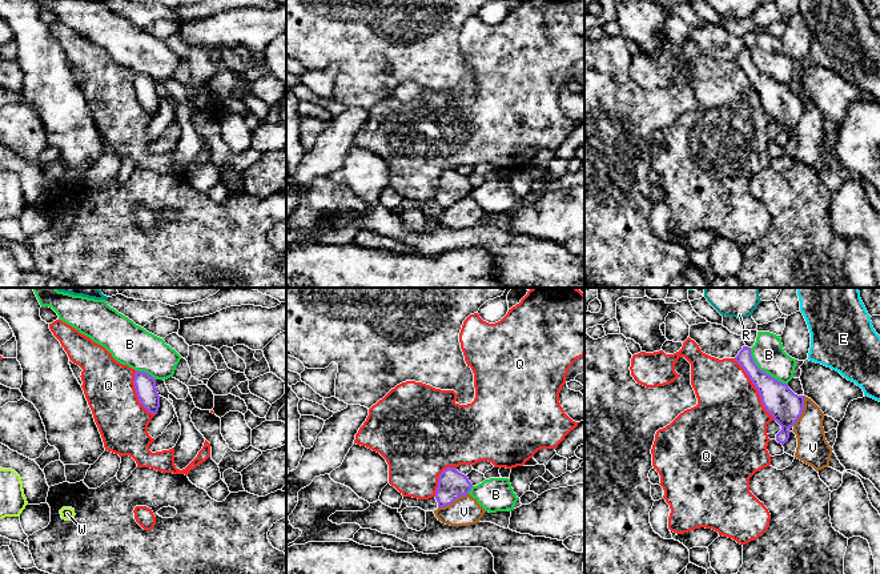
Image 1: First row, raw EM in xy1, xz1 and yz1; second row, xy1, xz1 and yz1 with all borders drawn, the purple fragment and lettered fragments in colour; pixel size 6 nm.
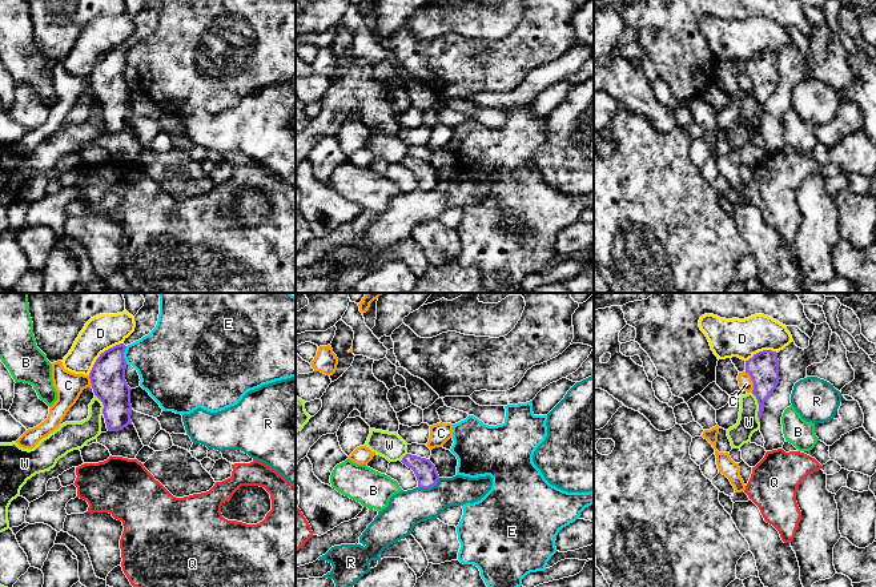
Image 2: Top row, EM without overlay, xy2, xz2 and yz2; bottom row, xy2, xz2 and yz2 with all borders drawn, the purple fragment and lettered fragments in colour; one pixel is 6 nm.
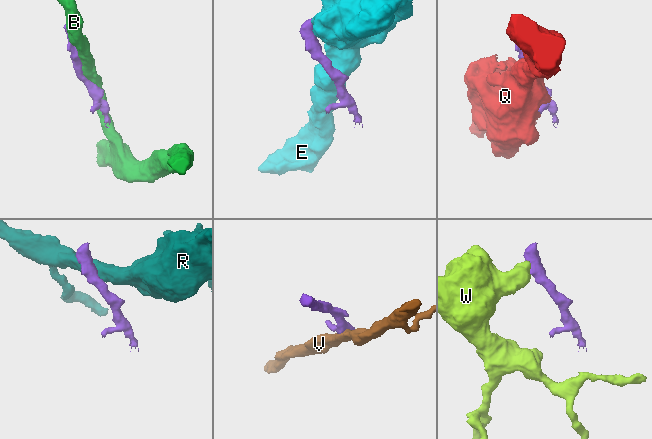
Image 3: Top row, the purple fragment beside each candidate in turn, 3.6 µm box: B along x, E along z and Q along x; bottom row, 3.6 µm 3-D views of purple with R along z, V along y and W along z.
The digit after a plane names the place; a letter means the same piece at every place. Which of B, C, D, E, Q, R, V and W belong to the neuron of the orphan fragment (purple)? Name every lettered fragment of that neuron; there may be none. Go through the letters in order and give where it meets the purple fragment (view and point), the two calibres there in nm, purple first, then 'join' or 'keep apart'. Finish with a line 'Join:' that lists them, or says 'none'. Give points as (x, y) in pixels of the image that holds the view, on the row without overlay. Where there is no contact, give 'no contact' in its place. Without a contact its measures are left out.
B: contact yz1 (762, 72); calibres 190 and 190 nm; keep apart
C: contact yz2 (752, 83); calibres 190 and 90 nm; keep apart
D: contact xy2 (100, 56); calibres 200 and 220 nm; keep apart
E: contact xy2 (123, 57); calibres 200 and 360 nm; keep apart
Q: contact yz1 (756, 89); calibres 200 and 440 nm; keep apart
R: contact xz2 (429, 189); calibres 130 and 220 nm; keep apart
V: contact xz1 (453, 203); calibres 170 and 170 nm; keep apart
W: contact yz2 (759, 109); calibres 190 and 130 nm; keep apart
Join: none

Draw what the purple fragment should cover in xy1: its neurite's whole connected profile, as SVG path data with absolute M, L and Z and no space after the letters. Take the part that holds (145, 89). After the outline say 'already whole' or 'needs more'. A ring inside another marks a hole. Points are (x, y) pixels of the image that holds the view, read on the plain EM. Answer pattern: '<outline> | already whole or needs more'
M136 72L133 85L140 105L149 115L157 116L160 109L160 97L157 95L156 81L145 73Z | already whole

